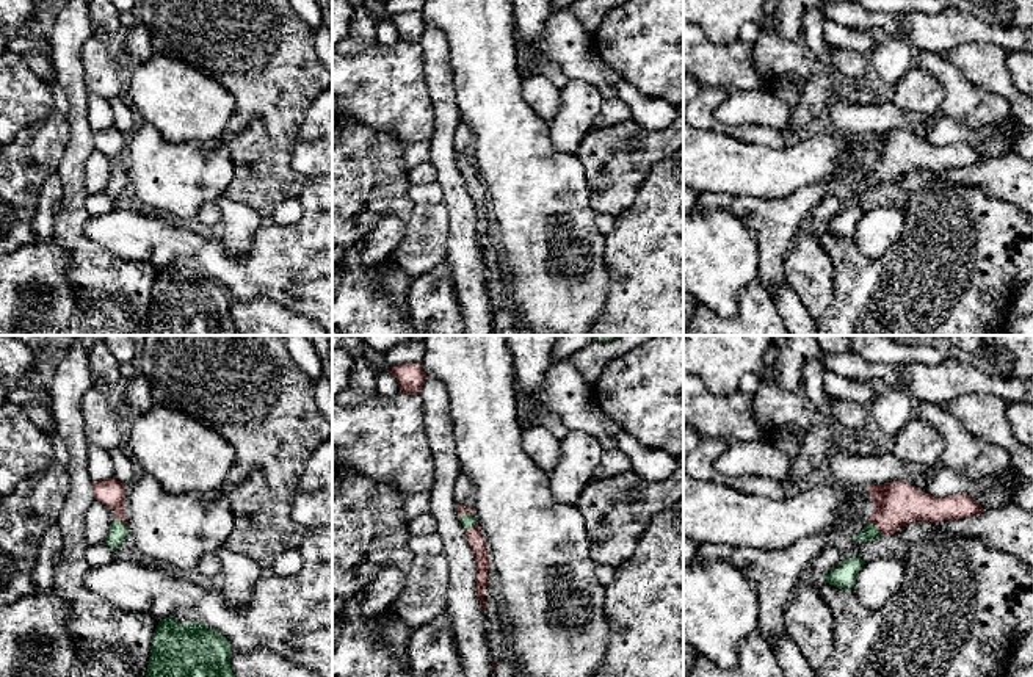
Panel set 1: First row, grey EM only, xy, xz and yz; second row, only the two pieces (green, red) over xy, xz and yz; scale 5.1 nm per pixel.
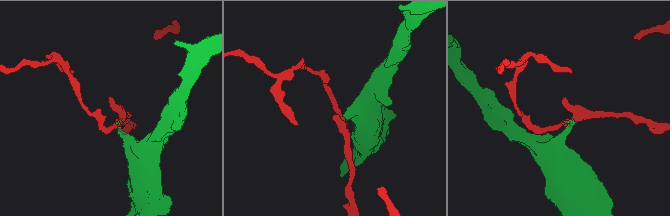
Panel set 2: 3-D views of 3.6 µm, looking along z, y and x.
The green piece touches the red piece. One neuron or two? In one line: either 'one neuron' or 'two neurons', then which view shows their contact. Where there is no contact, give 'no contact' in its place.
one neuron | yz

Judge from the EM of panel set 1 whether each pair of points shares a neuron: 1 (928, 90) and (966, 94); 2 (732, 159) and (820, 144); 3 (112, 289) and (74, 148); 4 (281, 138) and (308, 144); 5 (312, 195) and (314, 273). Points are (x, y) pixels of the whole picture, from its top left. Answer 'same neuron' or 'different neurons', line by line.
1: different neurons
2: same neuron
3: same neuron
4: different neurons
5: same neuron

